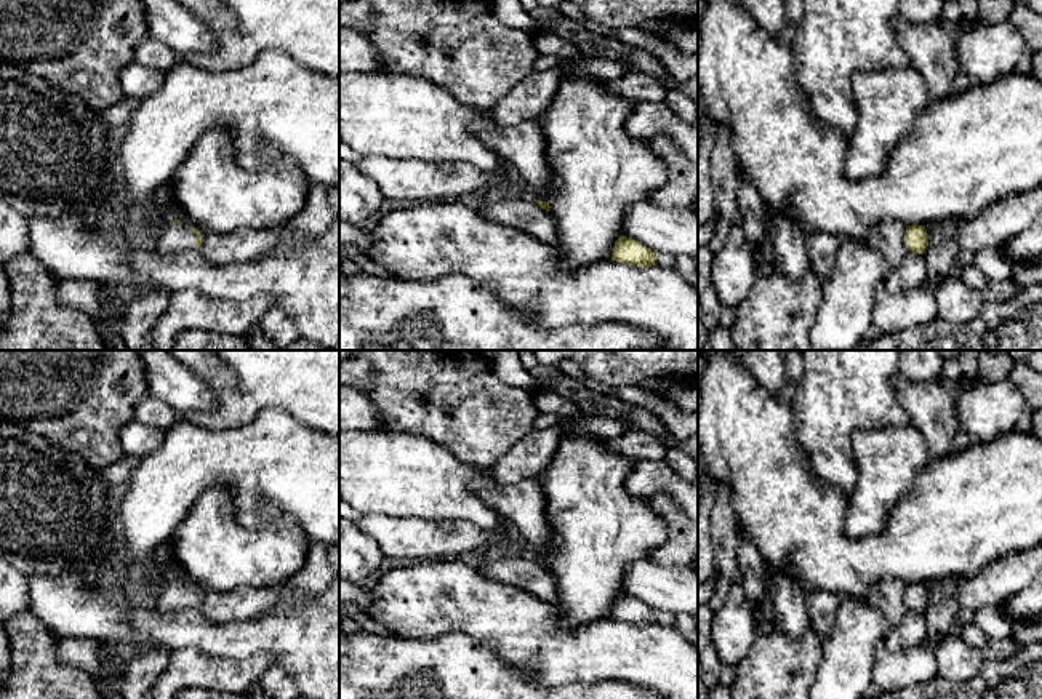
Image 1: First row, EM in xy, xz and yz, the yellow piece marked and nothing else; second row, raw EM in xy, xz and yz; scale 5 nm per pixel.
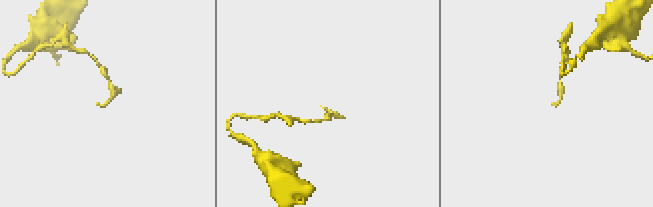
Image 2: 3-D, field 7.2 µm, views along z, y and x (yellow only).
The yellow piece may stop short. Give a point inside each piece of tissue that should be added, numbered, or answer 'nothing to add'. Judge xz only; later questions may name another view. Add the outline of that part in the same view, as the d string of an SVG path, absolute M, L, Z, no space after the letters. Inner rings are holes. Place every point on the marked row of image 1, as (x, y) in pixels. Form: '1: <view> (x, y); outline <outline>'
nothing to add

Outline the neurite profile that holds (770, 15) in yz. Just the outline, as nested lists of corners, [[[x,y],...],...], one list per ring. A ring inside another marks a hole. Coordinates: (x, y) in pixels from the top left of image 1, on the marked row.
[[[736,0],[770,35],[776,35],[788,22],[784,0]]]

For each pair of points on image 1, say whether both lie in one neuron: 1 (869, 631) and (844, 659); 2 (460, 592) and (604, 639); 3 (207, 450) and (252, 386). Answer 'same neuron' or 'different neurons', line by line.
1: same neuron
2: same neuron
3: different neurons

